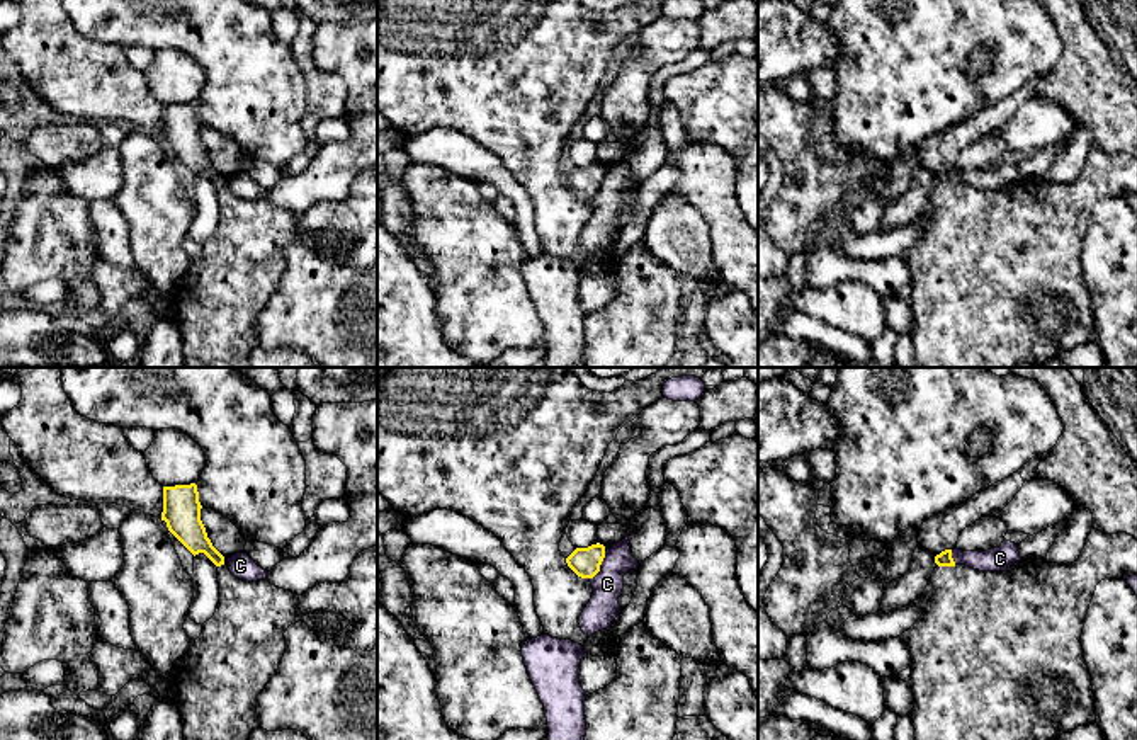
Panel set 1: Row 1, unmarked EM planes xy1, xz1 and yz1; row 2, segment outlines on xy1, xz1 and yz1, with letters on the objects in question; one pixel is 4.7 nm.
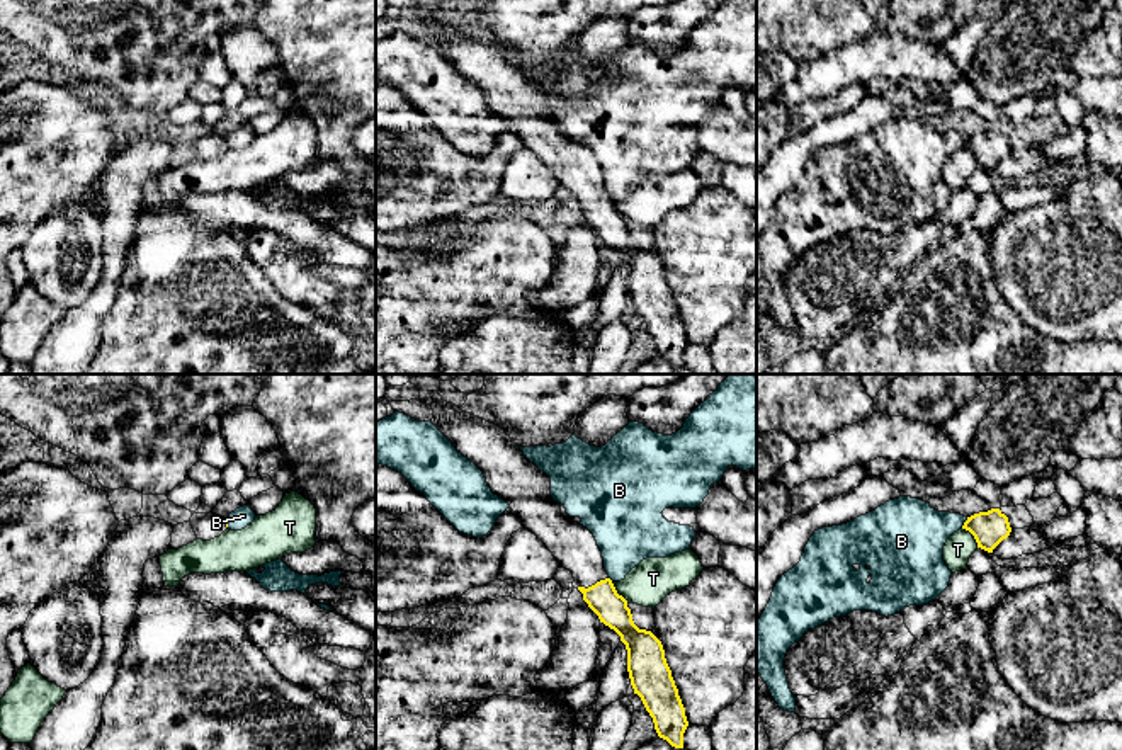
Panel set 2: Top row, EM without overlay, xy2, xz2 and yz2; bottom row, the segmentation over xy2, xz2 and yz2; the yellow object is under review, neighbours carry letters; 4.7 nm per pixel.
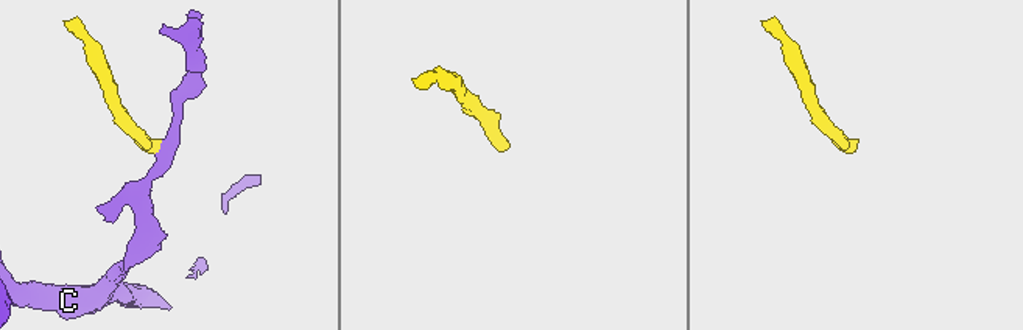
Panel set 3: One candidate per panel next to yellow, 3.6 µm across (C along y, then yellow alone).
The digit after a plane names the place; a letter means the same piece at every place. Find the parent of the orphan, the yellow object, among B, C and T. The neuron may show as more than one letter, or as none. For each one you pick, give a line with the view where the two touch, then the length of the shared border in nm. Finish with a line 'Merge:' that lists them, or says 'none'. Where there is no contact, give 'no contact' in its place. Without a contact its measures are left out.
Merge: none

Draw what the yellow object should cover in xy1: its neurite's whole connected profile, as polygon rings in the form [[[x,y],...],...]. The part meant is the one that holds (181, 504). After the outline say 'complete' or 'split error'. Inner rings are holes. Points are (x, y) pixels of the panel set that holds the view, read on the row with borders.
[[[197,485],[163,487],[161,521],[168,531],[195,556],[204,553],[218,566],[219,604],[202,624],[185,658],[168,677],[167,691],[180,713],[184,740],[250,740],[258,728],[257,697],[277,674],[286,653],[286,629],[304,621],[318,633],[338,635],[350,621],[335,612],[303,614],[299,595],[272,585],[267,578],[246,582],[235,577],[224,556],[212,546],[201,521]]]; split error

